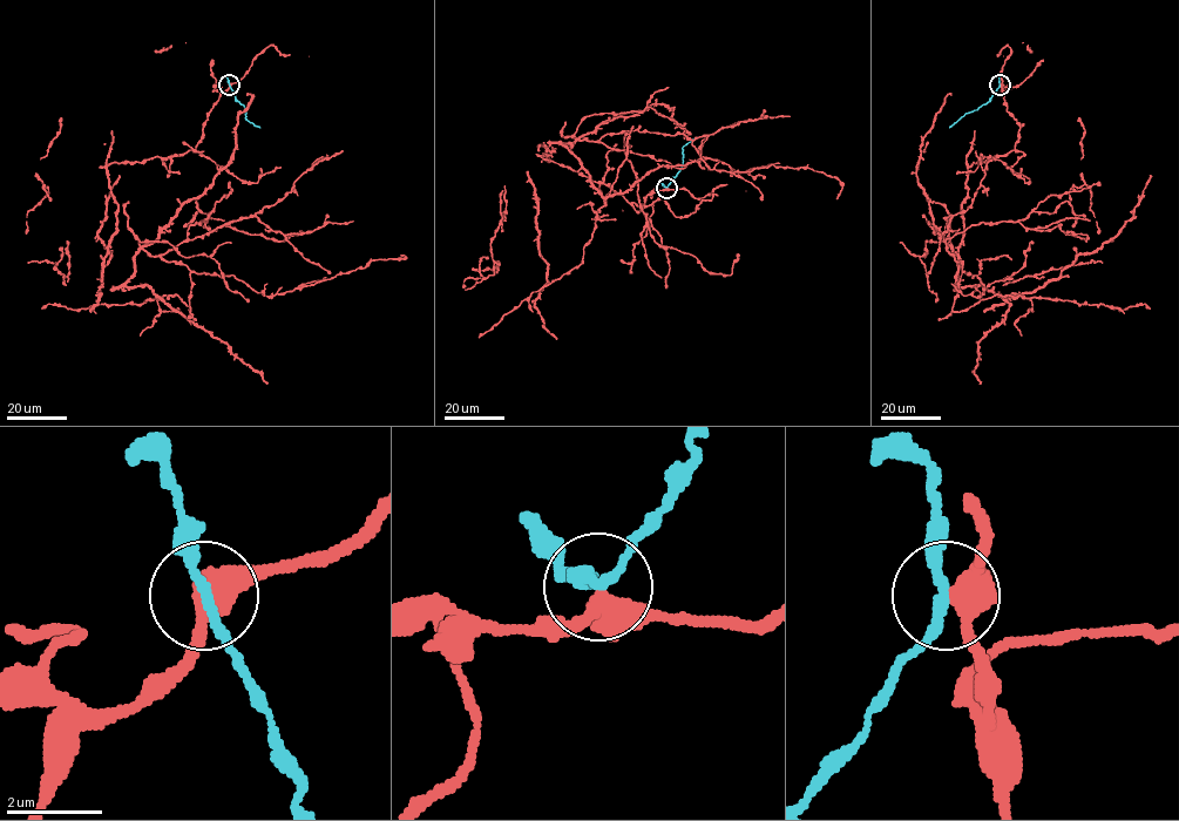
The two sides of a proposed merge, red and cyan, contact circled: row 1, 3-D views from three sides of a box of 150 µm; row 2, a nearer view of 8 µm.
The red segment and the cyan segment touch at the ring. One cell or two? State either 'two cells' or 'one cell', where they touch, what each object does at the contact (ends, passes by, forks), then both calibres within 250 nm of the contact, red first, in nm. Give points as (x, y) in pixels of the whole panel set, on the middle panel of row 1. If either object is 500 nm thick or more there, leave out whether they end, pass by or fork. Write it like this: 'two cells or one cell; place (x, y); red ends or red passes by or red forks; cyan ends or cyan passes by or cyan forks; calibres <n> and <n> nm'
two cells; place (666, 188); red passes by; cyan passes by; calibres 440 and 200 nm

